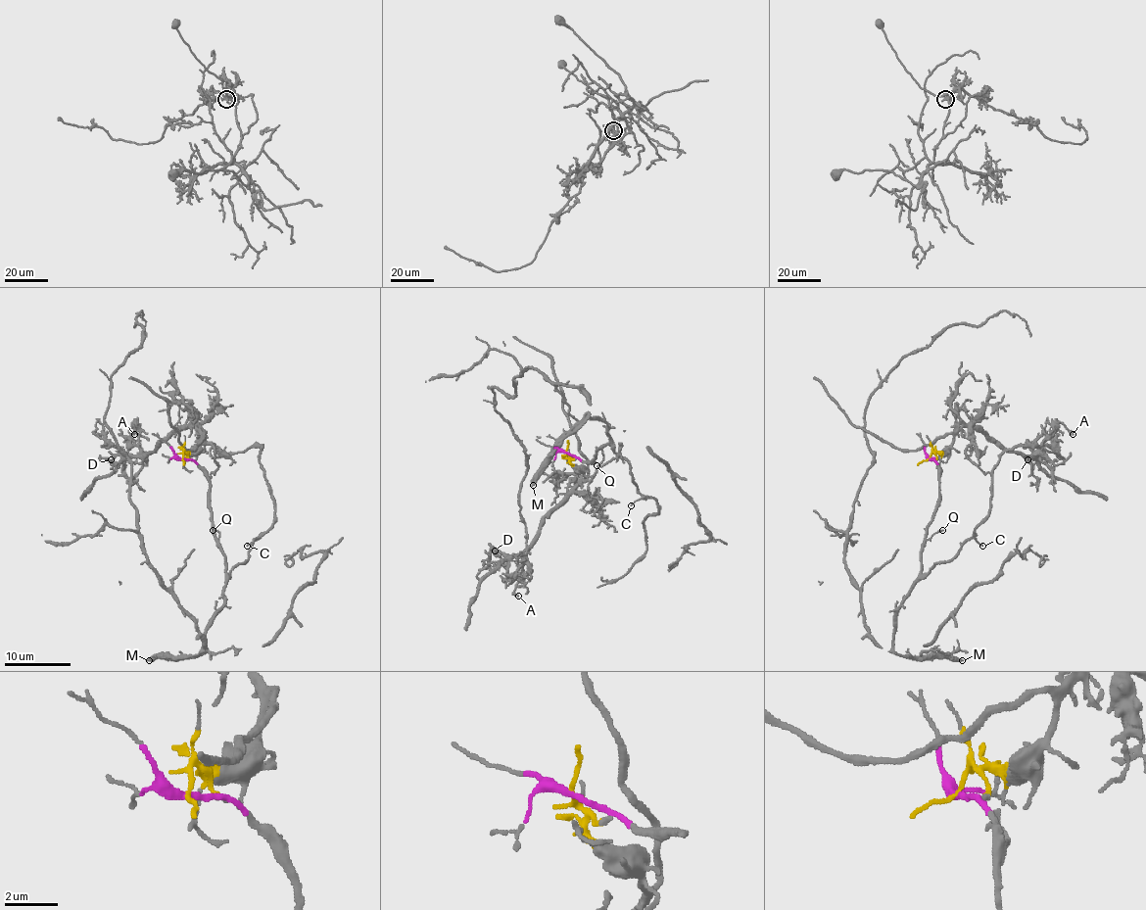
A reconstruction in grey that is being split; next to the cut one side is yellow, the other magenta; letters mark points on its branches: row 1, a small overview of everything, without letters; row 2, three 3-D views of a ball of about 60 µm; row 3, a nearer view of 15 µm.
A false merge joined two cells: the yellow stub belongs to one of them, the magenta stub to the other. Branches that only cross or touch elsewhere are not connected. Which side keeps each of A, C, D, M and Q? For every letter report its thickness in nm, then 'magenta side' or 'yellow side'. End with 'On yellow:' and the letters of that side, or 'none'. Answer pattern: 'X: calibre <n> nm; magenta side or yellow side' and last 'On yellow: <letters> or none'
A: calibre 200 nm; yellow side
C: calibre 70 nm; magenta side
D: calibre 90 nm; yellow side
M: calibre 380 nm; magenta side
Q: calibre 110 nm; magenta side
On yellow: A, D

